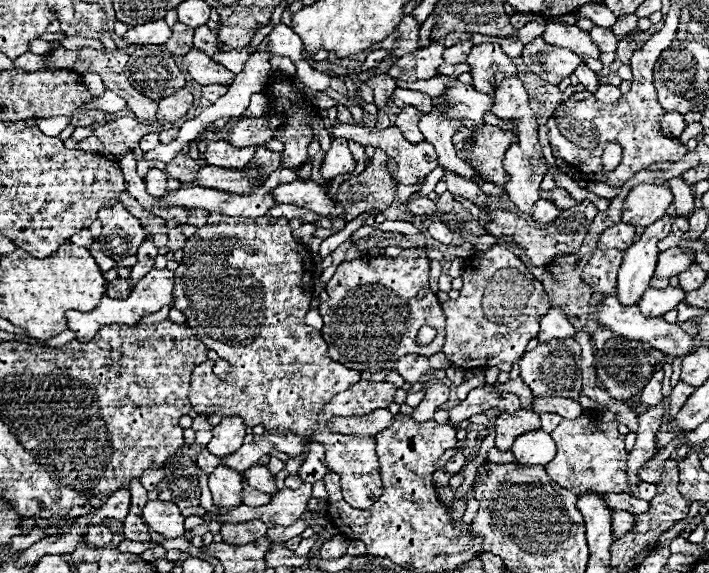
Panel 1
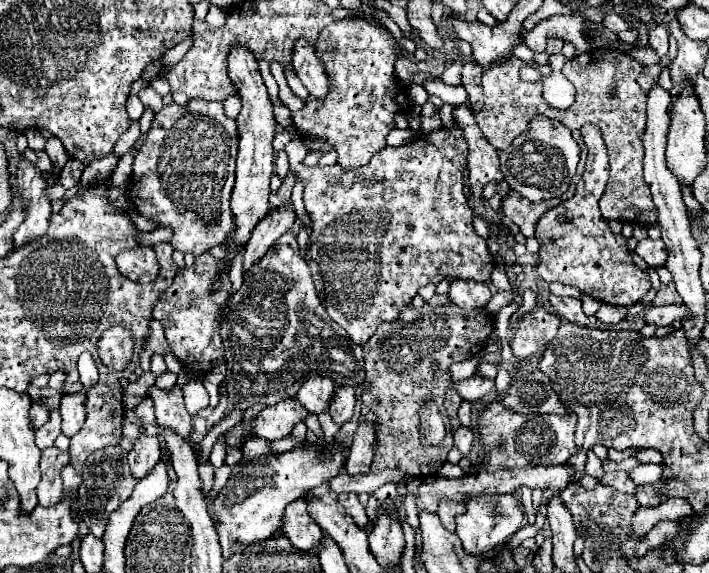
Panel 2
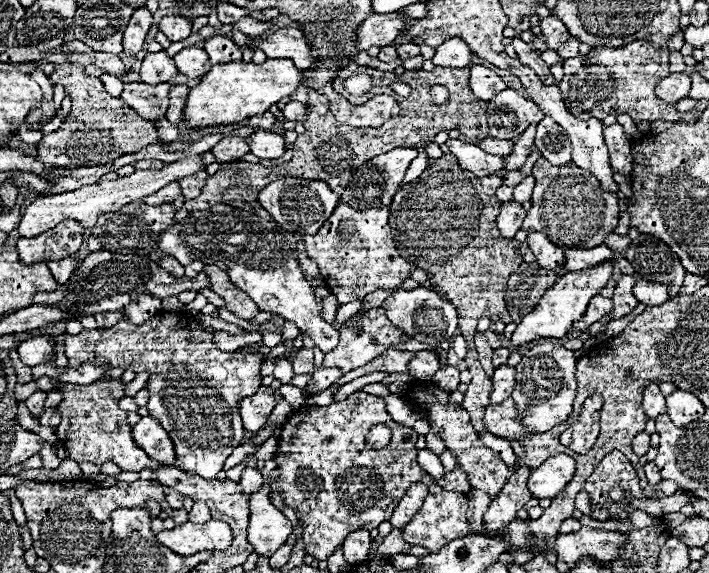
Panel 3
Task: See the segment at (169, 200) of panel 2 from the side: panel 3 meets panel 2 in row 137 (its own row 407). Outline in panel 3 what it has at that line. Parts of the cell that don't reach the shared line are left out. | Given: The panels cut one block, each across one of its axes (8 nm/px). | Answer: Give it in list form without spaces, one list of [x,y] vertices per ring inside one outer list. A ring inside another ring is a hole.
[[[160,312],[140,326],[132,324],[124,316],[112,328],[82,330],[76,336],[68,334],[64,352],[68,356],[68,366],[74,370],[80,368],[84,362],[122,366],[122,368],[130,368],[134,372],[148,370],[150,378],[146,382],[146,388],[150,392],[150,400],[148,400],[146,408],[150,410],[150,416],[160,420],[164,430],[170,434],[170,438],[176,446],[176,466],[192,476],[202,476],[206,480],[214,480],[216,474],[222,470],[226,458],[244,440],[246,432],[242,428],[238,402],[246,396],[256,394],[256,390],[262,386],[260,364],[262,364],[264,356],[256,354],[256,352],[248,352],[248,354],[220,352],[214,346],[212,336],[214,336],[212,330],[194,328],[194,326],[190,326],[188,320],[184,320],[176,312]]]

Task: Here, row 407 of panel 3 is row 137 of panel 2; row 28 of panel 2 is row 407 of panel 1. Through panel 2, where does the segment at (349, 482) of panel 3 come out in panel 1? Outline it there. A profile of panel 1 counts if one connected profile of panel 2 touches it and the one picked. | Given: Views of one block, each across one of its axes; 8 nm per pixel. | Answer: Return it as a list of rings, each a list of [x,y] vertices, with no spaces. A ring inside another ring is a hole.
[[[360,380],[346,392],[336,394],[319,414],[318,422],[330,416],[366,416],[372,410],[388,408],[394,402],[396,386],[390,382],[368,382]]]

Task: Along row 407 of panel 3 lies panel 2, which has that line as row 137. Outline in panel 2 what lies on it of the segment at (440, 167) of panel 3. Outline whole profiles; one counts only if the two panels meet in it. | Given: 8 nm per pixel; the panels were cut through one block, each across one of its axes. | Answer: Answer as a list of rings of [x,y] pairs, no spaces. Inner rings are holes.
[[[470,104],[454,106],[452,118],[456,120],[458,128],[462,130],[462,136],[468,144],[468,168],[470,168],[470,190],[474,194],[474,208],[486,218],[486,210],[482,206],[482,188],[486,182],[498,182],[502,180],[498,152],[484,140],[484,134],[480,132],[472,112]]]

